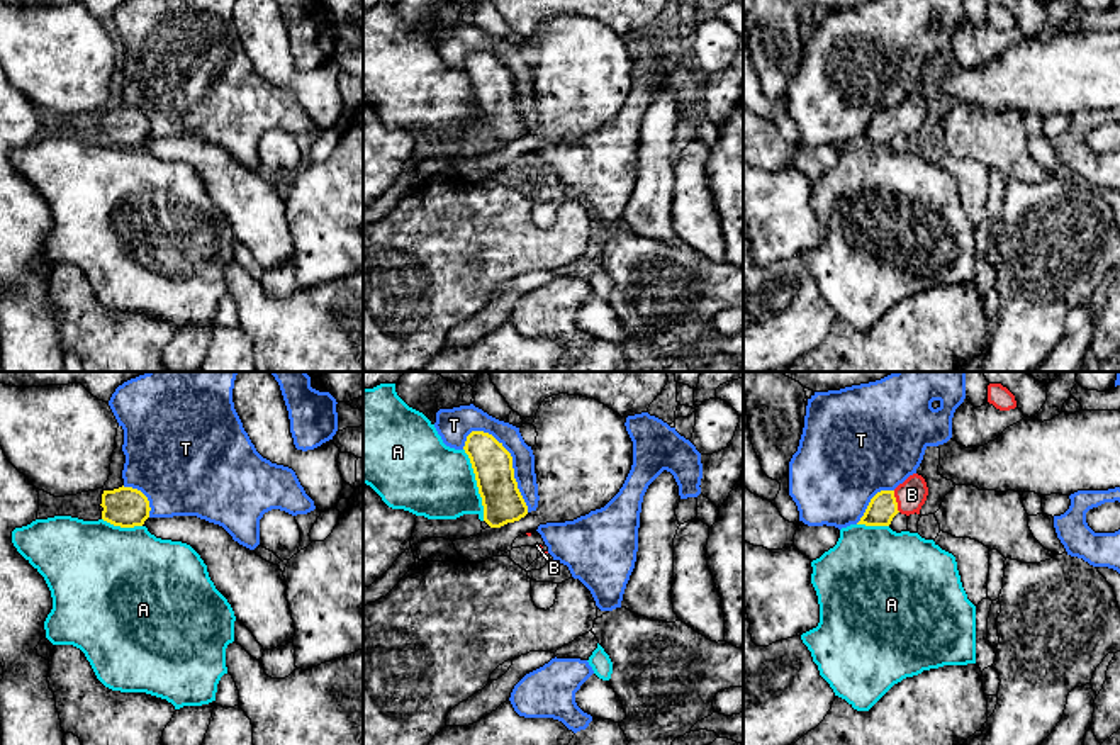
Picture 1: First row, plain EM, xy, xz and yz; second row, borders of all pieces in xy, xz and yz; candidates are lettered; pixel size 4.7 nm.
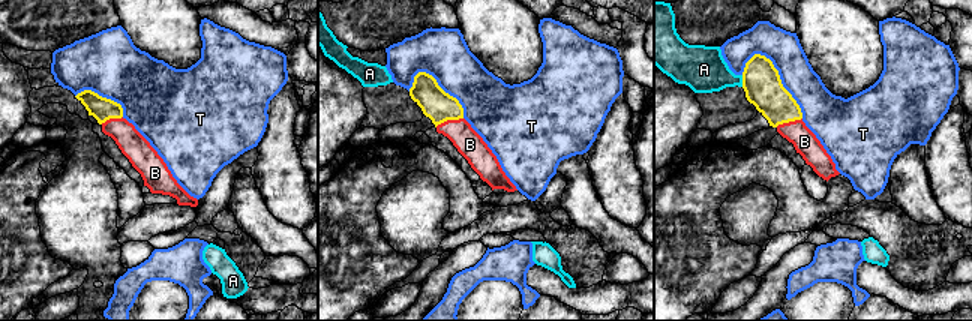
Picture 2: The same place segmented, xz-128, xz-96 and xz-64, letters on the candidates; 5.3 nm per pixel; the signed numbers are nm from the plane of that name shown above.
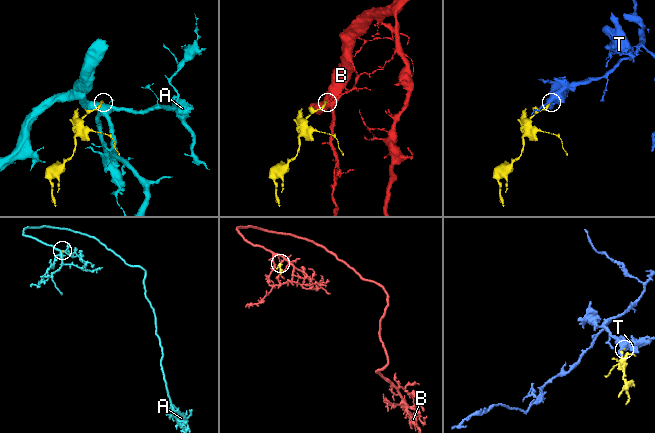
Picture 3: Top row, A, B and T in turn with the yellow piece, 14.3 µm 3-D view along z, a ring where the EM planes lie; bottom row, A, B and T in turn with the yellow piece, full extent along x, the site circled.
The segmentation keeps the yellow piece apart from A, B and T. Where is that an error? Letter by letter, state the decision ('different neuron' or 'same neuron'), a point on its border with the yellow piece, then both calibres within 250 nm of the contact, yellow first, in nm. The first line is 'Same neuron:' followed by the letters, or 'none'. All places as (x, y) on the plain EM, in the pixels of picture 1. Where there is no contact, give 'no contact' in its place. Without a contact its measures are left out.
Same neuron: B
A: different neuron; contact xz (477, 104); calibres 190 and 360 nm
B: same neuron; contact yz (895, 121); calibres 140 and 140 nm
T: different neuron; contact xz (511, 84); calibres 190 and 110 nm

